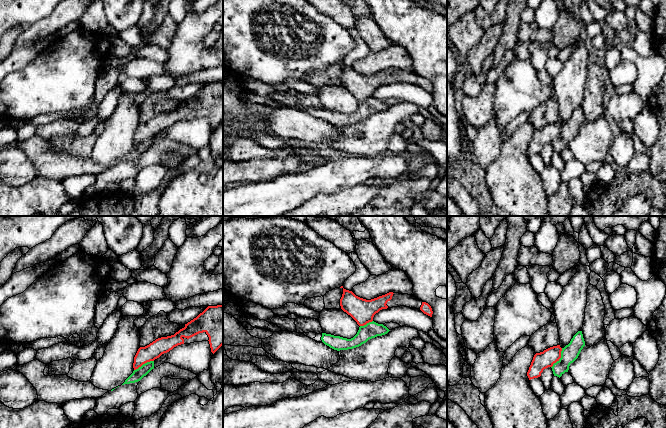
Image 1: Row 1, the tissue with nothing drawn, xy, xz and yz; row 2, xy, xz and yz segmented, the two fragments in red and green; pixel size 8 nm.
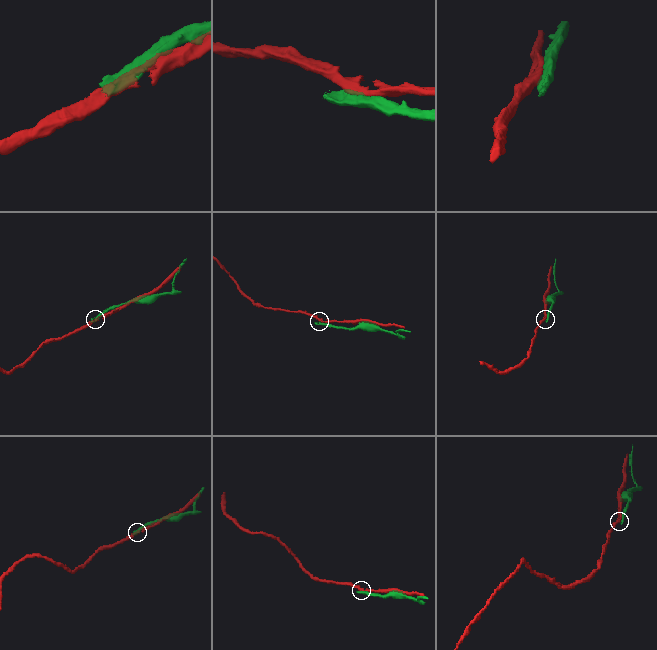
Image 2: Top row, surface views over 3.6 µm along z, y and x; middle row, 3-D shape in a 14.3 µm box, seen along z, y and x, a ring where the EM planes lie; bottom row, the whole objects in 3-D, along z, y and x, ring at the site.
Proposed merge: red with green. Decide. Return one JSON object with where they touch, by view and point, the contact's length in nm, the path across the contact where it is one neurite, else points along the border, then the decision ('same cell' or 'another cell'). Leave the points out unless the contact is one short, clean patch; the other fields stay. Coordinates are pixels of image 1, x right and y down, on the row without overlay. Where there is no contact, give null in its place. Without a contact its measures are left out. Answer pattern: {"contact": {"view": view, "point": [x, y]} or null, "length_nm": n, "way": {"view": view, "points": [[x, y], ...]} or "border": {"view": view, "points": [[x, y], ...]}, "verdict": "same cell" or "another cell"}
{"contact": {"view": "yz", "point": [559, 134]}, "length_nm": 180, "border": {"view": "yz", "points": [[562, 124], [560, 133], [551, 143]]}, "verdict": "another cell"}

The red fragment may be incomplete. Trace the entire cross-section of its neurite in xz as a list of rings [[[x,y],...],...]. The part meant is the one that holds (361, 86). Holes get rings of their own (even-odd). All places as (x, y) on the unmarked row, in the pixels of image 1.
[[[343,64],[340,75],[341,85],[350,91],[359,102],[373,97],[373,93],[382,85],[392,83],[410,83],[420,85],[424,90],[432,93],[431,82],[417,75],[413,71],[389,68],[377,74],[366,76],[356,72],[352,67]]]

